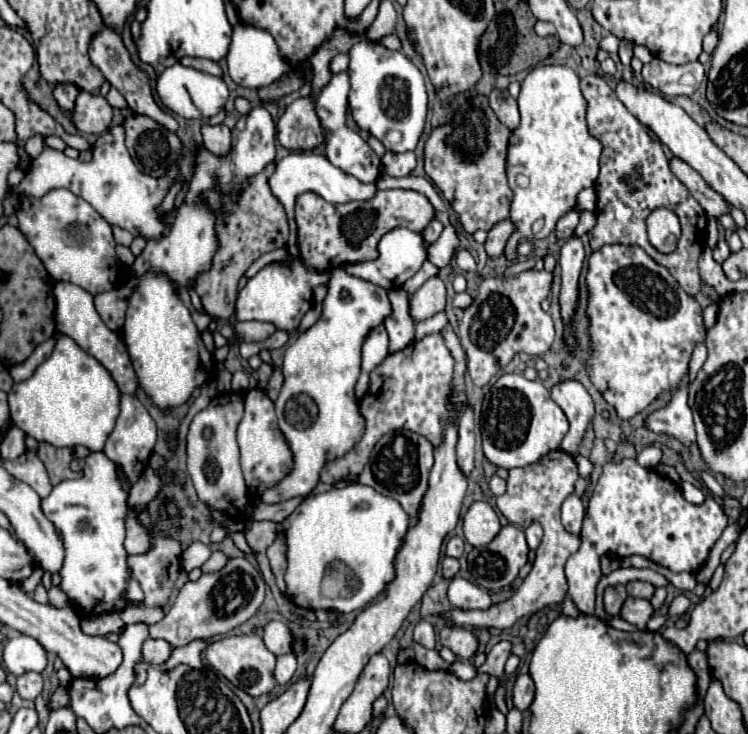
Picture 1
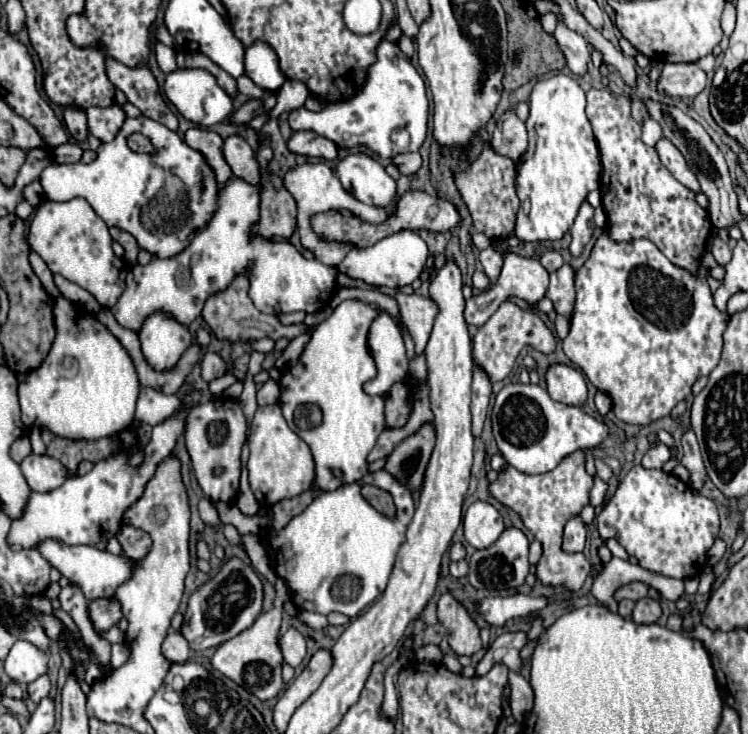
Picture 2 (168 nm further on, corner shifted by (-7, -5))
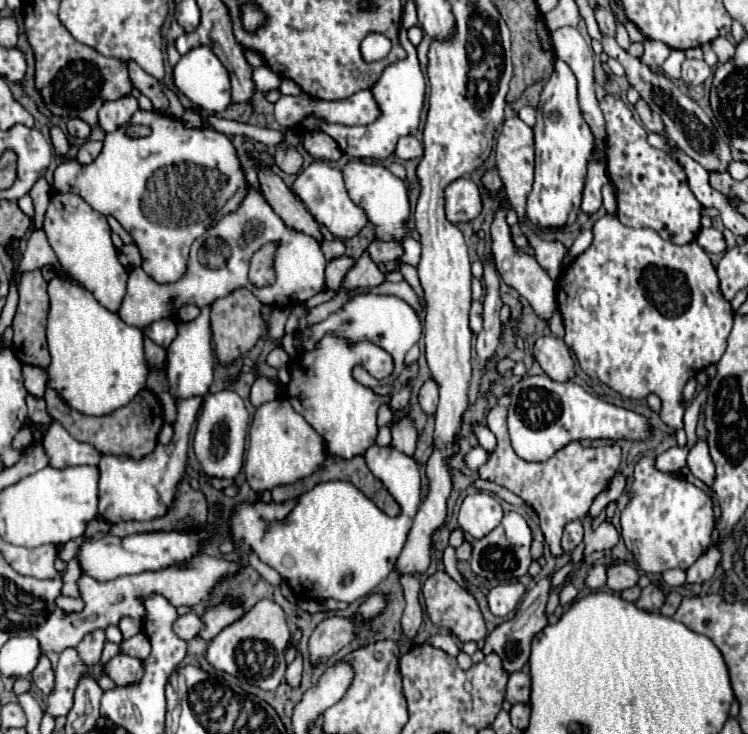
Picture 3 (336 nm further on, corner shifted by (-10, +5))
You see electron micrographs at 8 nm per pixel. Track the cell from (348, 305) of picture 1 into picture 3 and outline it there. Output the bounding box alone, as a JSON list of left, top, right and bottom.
[288,335,392,457]

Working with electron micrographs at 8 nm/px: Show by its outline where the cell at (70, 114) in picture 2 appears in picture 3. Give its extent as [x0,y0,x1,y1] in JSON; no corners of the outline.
[68,119,90,141]

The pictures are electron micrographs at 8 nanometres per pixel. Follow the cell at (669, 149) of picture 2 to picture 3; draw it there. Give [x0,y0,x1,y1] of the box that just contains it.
[634,99,664,133]

